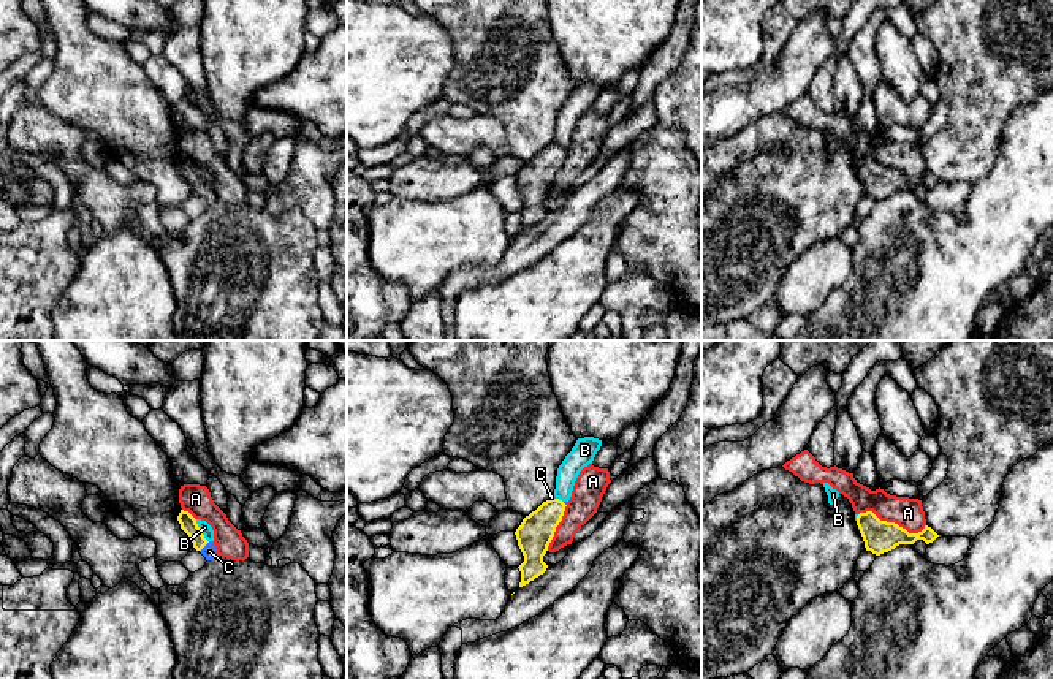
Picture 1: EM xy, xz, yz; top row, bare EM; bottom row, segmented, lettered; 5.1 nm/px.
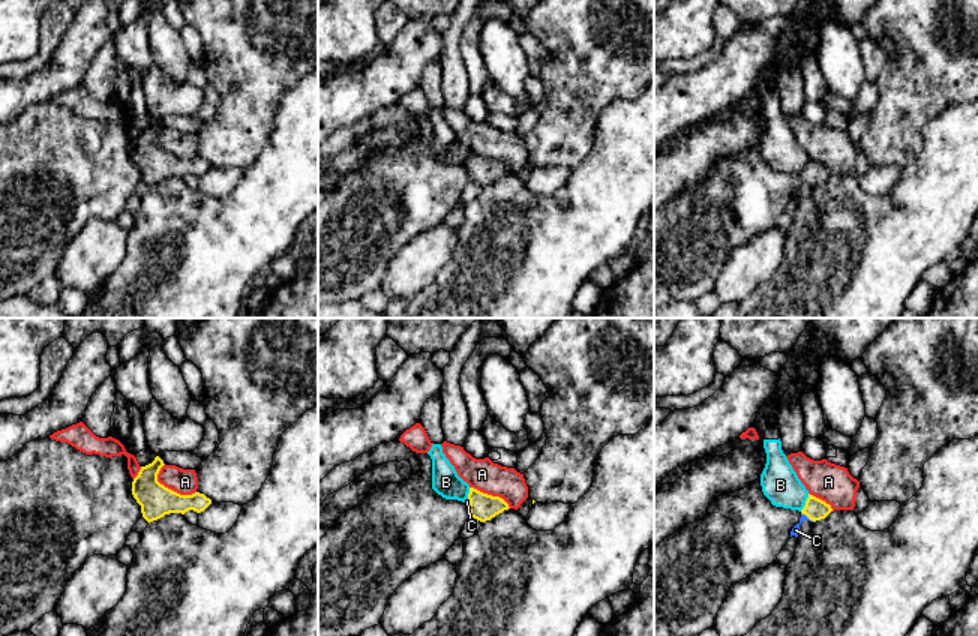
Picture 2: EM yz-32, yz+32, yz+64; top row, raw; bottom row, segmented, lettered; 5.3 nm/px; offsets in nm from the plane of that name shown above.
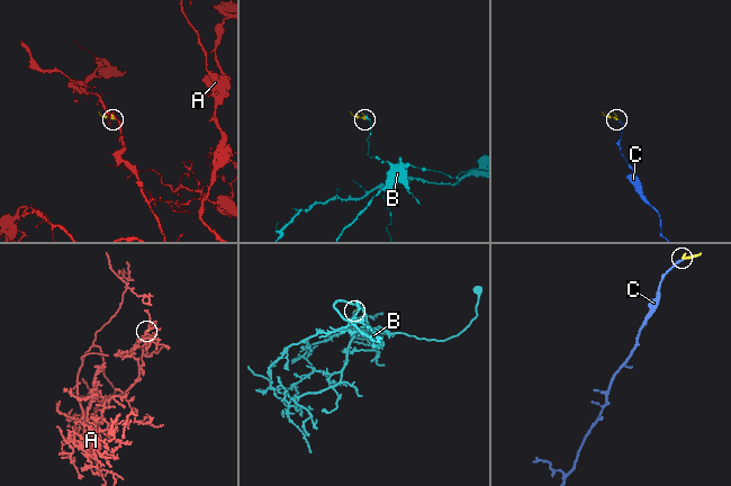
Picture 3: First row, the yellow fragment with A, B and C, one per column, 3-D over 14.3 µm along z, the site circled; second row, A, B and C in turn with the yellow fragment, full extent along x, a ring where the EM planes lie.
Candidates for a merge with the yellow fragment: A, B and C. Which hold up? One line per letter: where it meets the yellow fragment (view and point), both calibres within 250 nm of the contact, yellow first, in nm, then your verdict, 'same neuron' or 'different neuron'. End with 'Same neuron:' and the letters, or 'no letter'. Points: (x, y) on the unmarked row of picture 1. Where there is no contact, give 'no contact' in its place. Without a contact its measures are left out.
A: yz (892, 168) | 170/160 nm | different neuron
B: xy (200, 176) | 80/60 nm | different neuron
C: xy (205, 190) | 80/70 nm | same neuron
Same neuron: C

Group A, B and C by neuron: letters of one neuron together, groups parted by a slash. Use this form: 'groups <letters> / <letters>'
groups A / B / C

